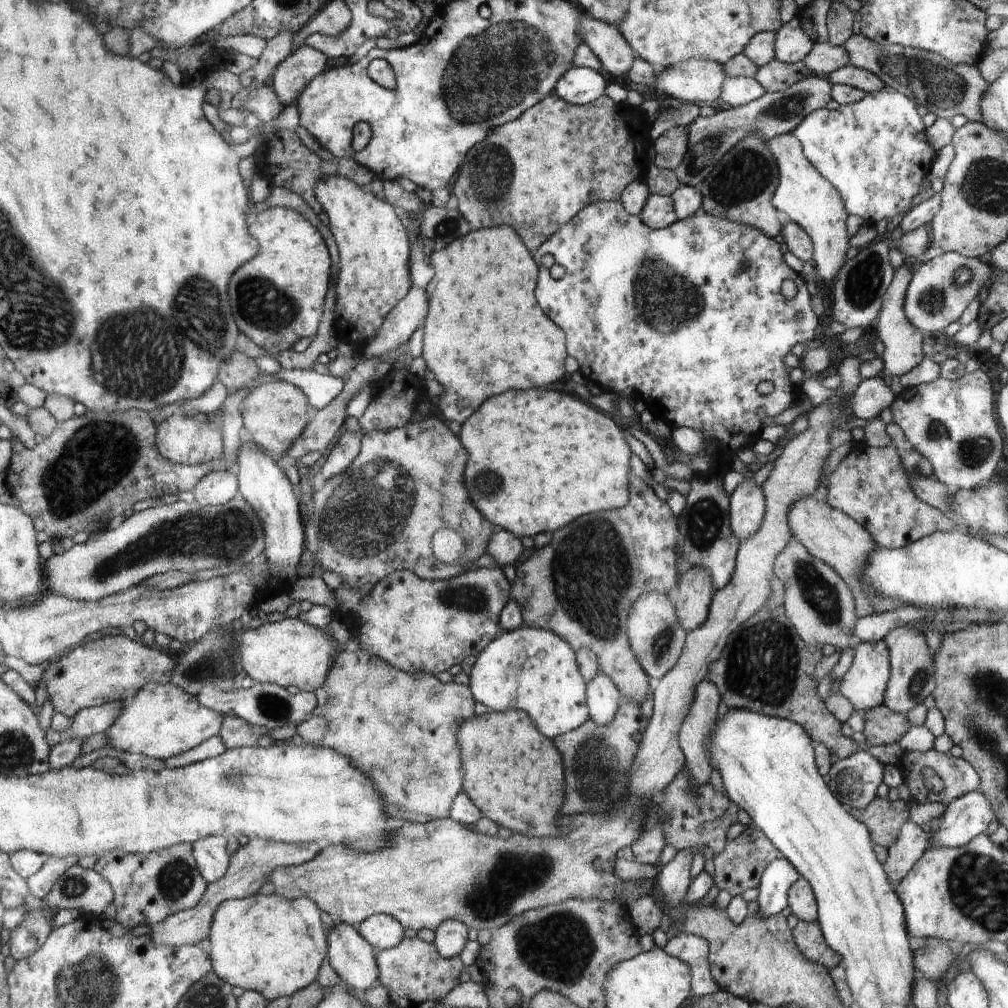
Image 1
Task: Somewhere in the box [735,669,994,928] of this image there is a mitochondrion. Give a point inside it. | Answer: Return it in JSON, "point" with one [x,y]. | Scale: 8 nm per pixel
{"point":[850,784]}

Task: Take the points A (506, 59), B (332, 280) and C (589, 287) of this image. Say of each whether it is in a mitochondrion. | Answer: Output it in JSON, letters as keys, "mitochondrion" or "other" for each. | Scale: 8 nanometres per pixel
{"A":"mitochondrion","B":"other","C":"other"}

